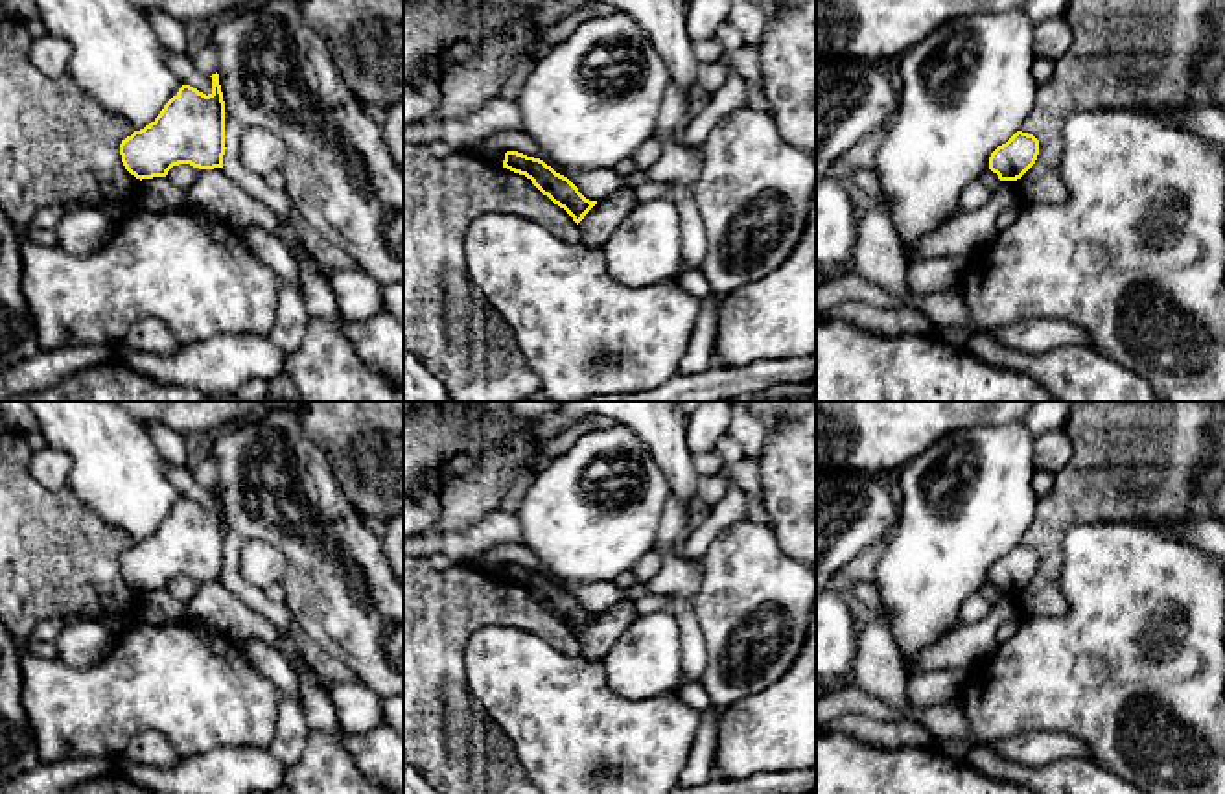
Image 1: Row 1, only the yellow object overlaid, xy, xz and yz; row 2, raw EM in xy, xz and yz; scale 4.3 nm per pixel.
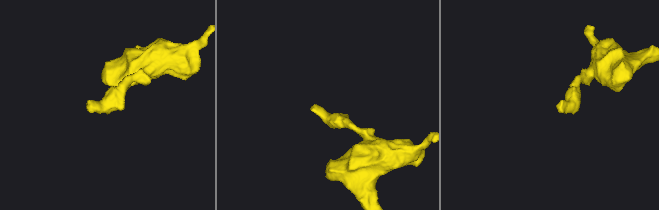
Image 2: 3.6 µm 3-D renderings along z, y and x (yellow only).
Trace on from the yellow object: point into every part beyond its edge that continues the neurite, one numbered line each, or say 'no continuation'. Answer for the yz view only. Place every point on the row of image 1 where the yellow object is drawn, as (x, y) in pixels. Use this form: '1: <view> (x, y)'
no continuation

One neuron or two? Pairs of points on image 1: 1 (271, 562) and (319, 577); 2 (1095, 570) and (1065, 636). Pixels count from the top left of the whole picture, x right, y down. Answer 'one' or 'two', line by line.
1: two
2: one

